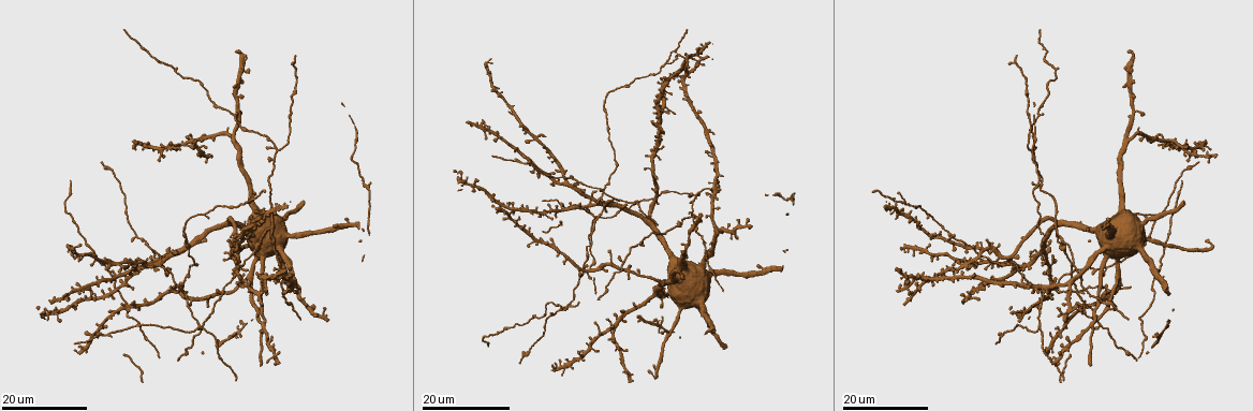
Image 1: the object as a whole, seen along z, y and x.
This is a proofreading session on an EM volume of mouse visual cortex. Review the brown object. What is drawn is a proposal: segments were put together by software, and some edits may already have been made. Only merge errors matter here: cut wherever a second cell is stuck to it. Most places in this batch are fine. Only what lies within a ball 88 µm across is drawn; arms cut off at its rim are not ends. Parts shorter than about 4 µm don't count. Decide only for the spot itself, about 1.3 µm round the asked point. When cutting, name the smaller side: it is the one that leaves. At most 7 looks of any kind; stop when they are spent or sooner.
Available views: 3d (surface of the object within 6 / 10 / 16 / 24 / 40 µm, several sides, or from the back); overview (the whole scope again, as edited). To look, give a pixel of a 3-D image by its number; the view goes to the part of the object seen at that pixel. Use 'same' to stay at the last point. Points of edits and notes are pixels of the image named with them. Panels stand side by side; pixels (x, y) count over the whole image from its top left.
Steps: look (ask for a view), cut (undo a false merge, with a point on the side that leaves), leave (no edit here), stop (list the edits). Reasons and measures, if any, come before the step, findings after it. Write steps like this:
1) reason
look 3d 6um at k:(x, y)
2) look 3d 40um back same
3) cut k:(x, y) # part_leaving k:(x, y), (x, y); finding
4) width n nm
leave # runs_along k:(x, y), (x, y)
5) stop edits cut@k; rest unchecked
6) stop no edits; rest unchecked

look 3d 16um at 1:(277, 150)

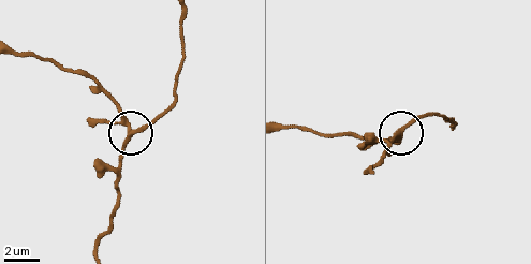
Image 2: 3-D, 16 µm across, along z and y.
zoom in
look 3d 10um at 2:(398, 139)

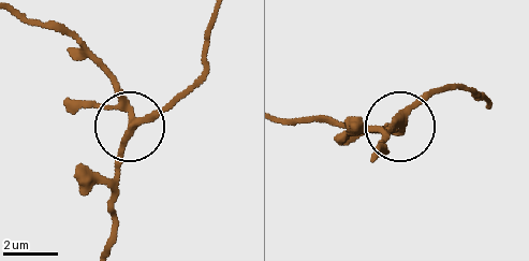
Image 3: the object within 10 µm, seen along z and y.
width 250 nm
leave # runs_along 3:(107, 241), (126, 130), (170, 98); one cell here

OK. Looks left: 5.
three arms meet
look 3d 16um at 1:(1147, 235)

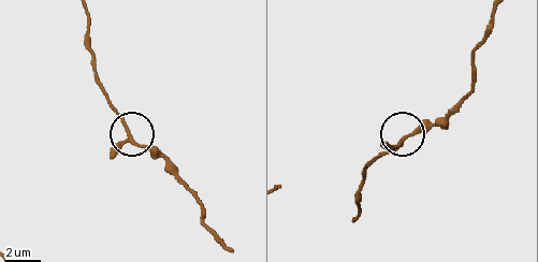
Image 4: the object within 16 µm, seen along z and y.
closer look
look 3d 10um at 4:(399, 141)

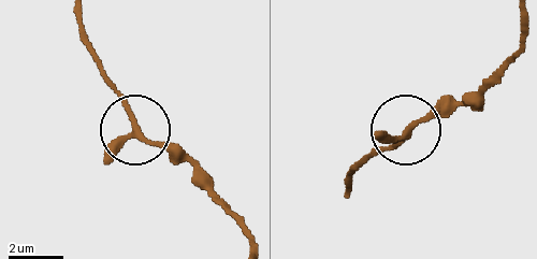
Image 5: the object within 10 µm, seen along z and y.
arms 3
leave # runs_along 5:(251, 242), (189, 166), (141, 139), (102, 65); continuous, no second cell

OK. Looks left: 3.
side arm on a straight run
look 3d 16um at 1:(599, 215)

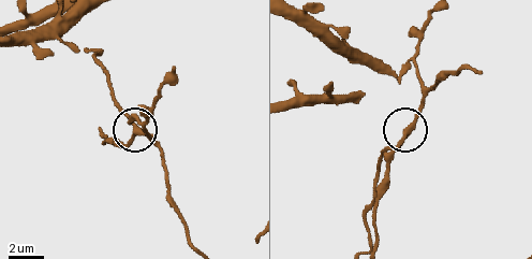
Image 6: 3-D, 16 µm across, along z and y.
look 3d 6um at 6:(406, 131)

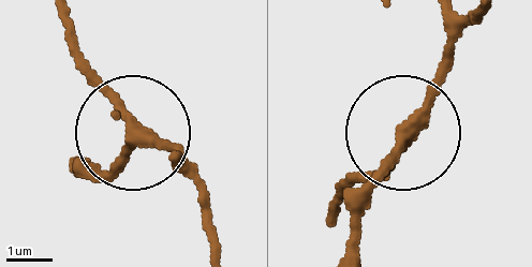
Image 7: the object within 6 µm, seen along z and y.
side_arm 59 um; arms 3
leave # all the same cell

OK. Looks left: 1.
stop no edits; rest unchecked

